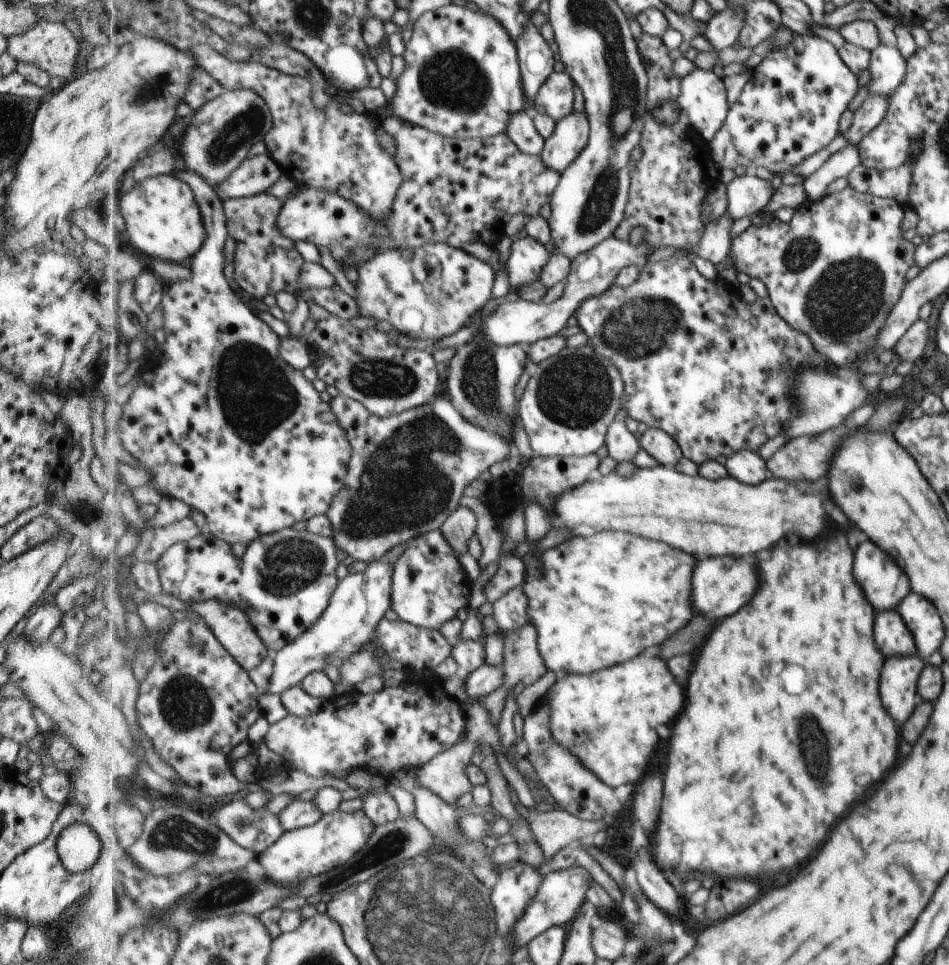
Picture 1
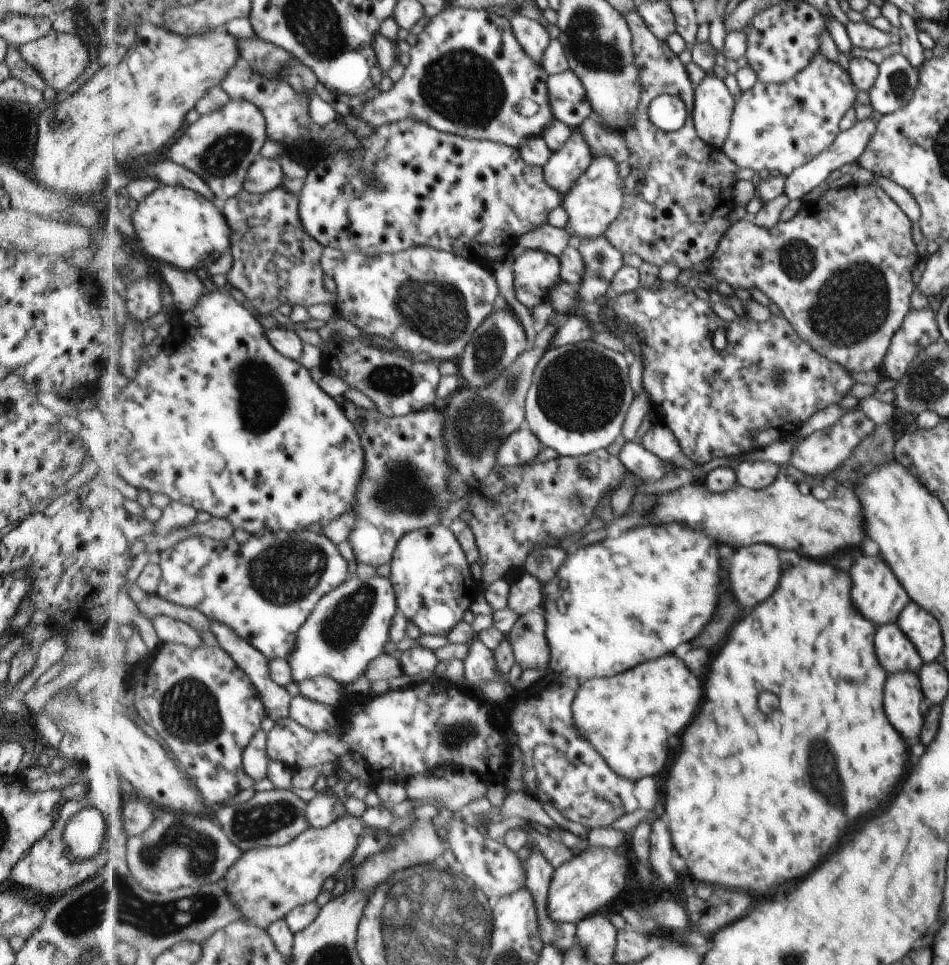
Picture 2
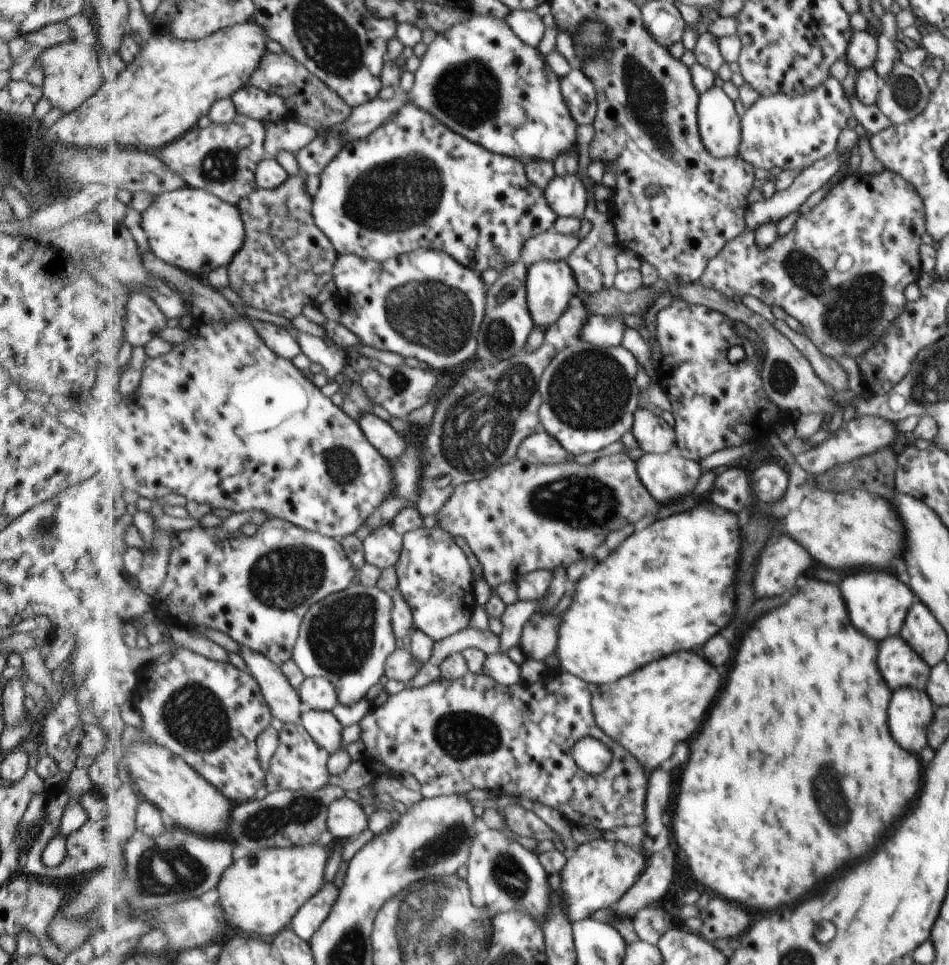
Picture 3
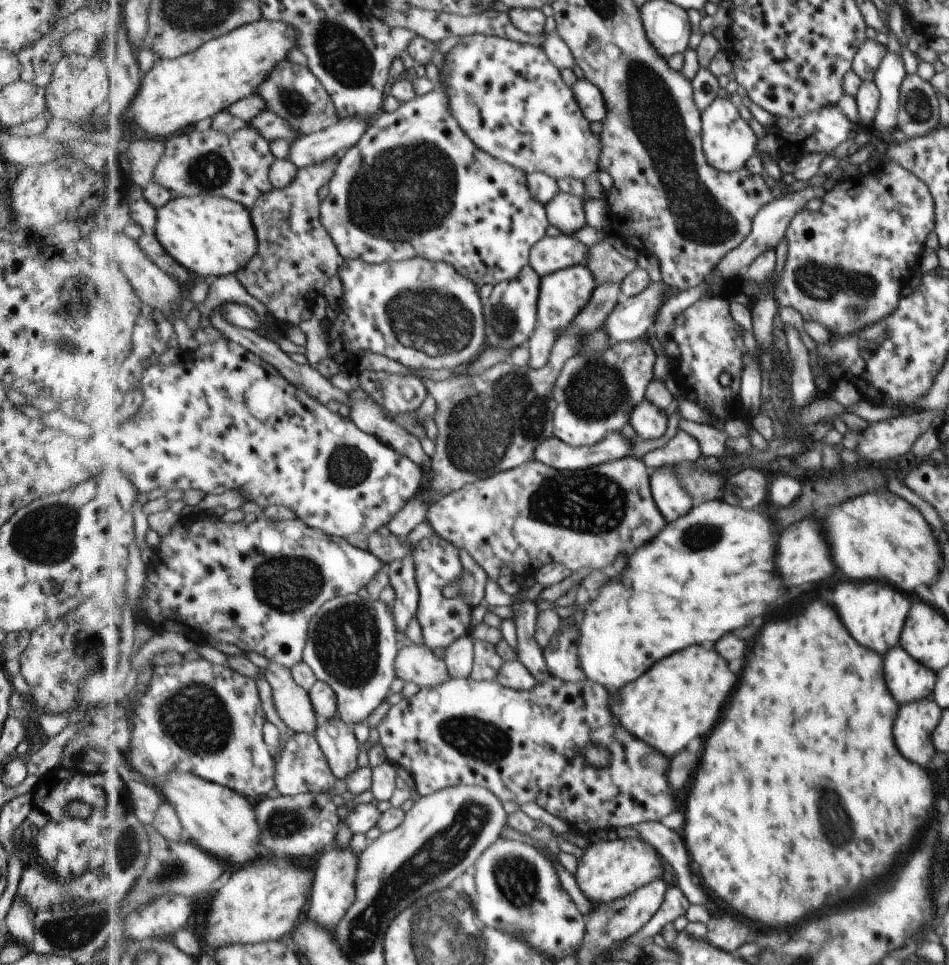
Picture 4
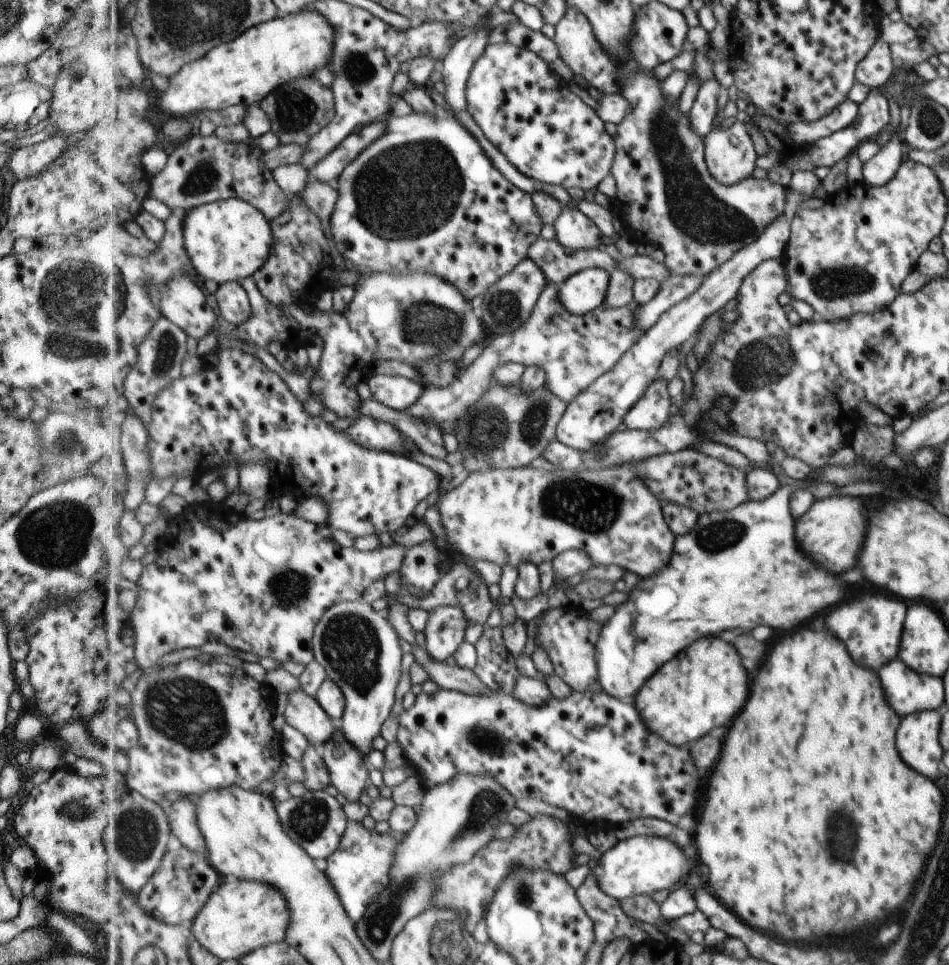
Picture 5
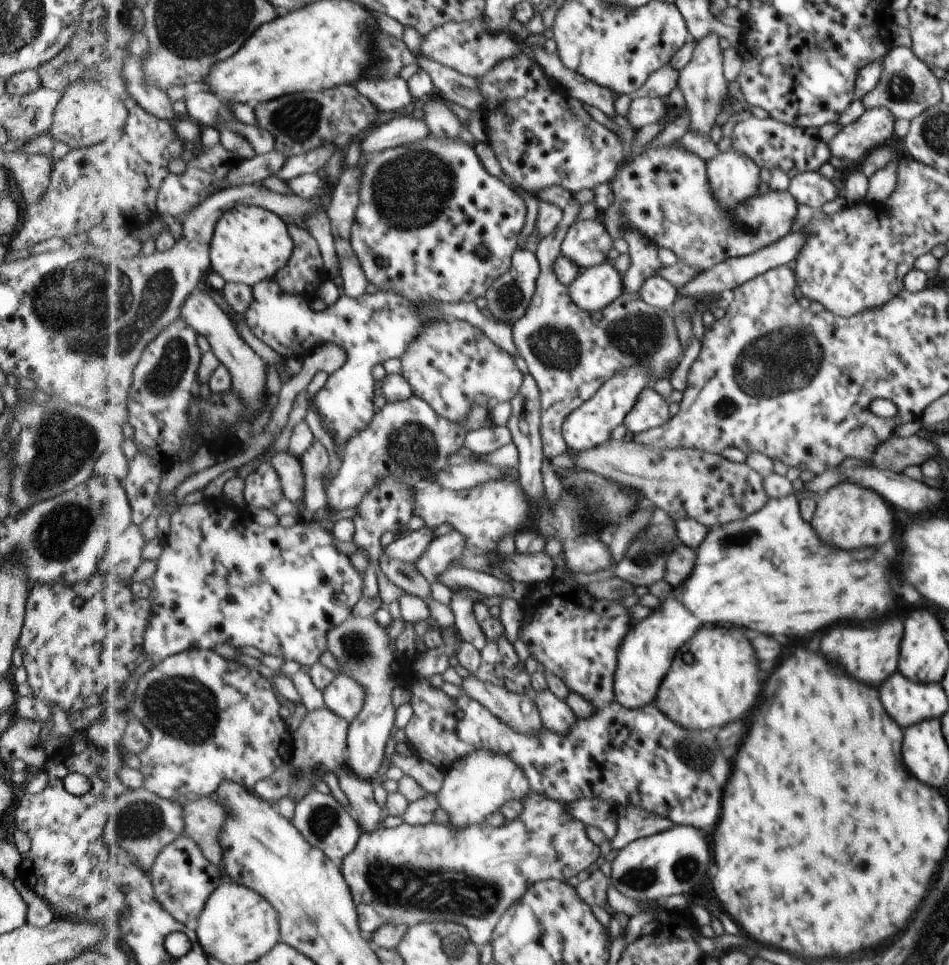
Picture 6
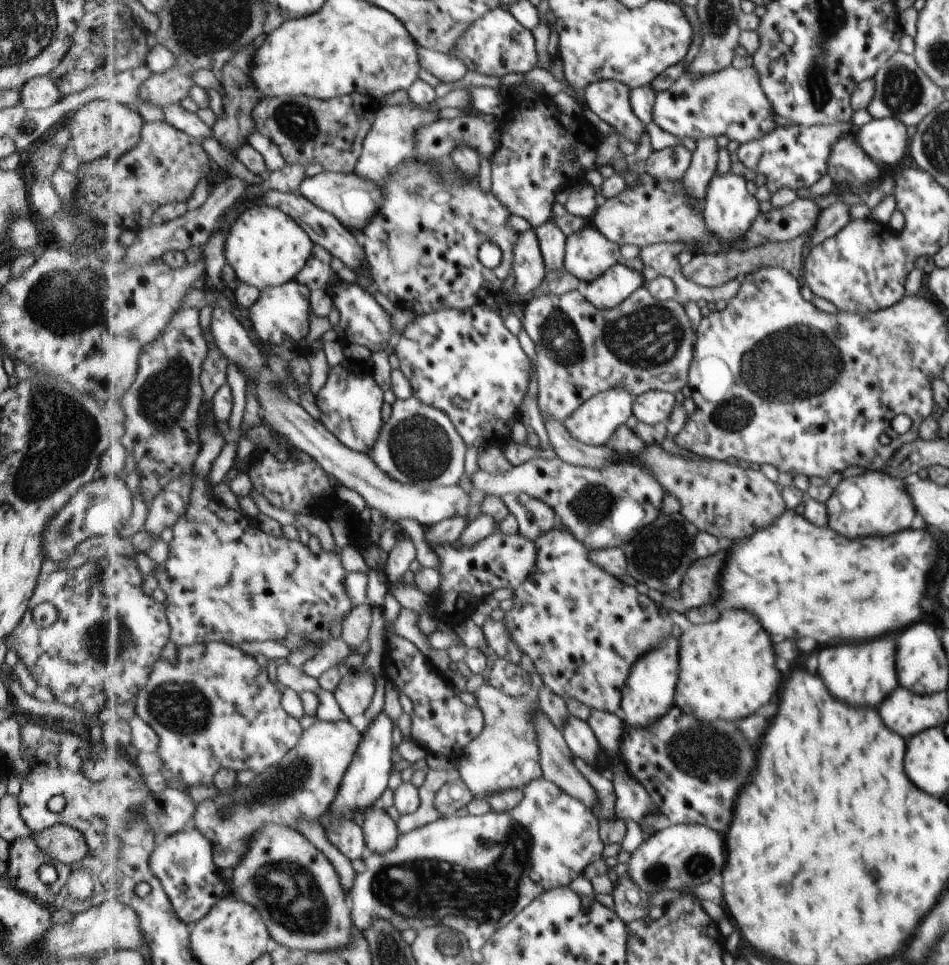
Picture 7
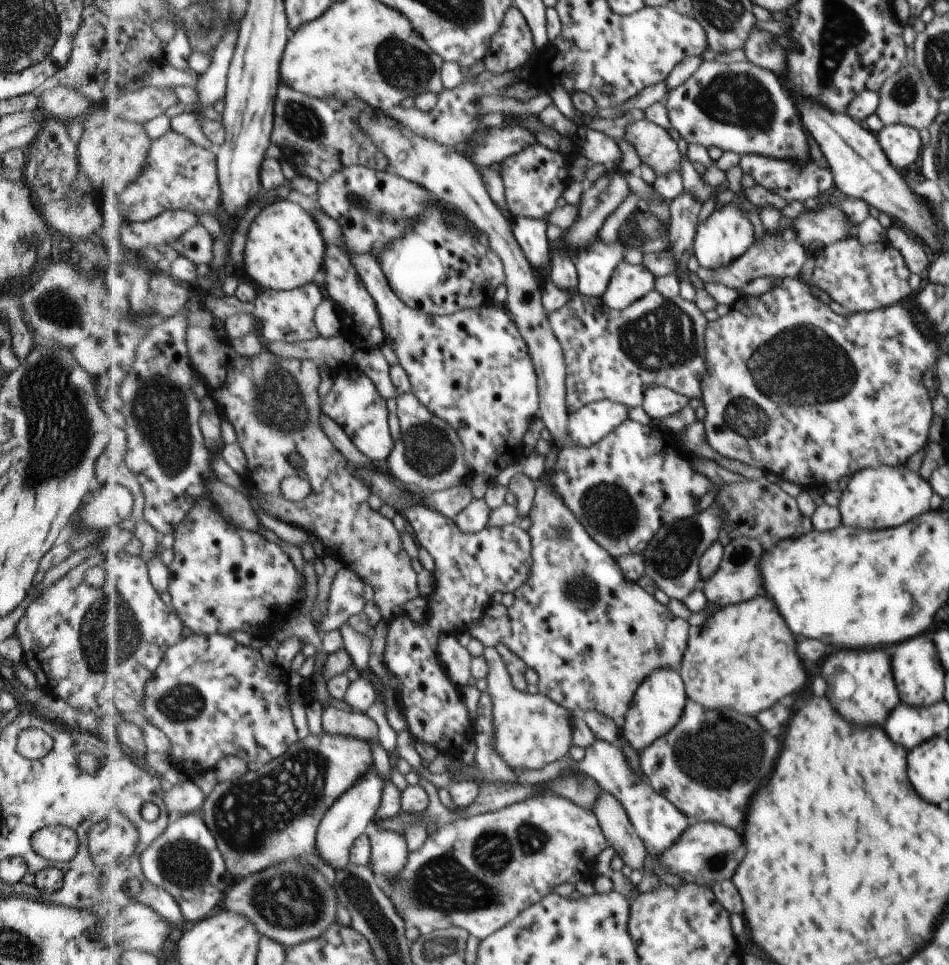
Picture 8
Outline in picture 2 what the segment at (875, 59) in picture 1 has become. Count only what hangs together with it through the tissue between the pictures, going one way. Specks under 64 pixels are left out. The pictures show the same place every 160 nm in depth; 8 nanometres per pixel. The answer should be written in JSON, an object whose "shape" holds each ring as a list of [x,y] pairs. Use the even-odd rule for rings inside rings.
{"shape":[[[893,54],[878,65],[878,73],[868,90],[869,102],[880,115],[898,111],[909,103],[918,86],[918,70],[903,55]]]}

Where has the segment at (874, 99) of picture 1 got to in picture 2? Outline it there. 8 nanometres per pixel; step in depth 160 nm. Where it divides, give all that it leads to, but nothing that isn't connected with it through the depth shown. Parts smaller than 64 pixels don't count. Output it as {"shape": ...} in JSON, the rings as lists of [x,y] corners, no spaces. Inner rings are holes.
{"shape":[[[870,116],[869,119],[855,121],[853,126],[846,131],[838,131],[838,136],[834,142],[830,144],[827,150],[821,154],[814,156],[813,159],[803,164],[802,167],[797,167],[793,172],[784,177],[783,193],[789,200],[801,200],[805,194],[813,190],[815,186],[819,186],[831,172],[835,169],[840,169],[843,165],[848,165],[857,162],[859,155],[863,152],[864,146],[871,138],[877,124],[875,118]]]}

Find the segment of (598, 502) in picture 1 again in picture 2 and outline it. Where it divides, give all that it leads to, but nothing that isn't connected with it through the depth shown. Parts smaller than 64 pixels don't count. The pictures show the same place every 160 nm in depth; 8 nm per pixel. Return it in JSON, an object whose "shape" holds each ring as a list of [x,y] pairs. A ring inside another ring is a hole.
{"shape":[[[791,463],[778,465],[773,484],[765,490],[749,490],[737,484],[726,493],[712,493],[700,480],[690,485],[679,487],[670,493],[662,493],[659,503],[652,513],[638,525],[679,523],[691,528],[703,528],[715,540],[733,544],[737,548],[751,546],[757,542],[775,544],[775,548],[795,550],[801,556],[825,558],[841,548],[859,546],[865,540],[863,532],[863,516],[857,496],[851,488],[837,484],[829,476],[817,478],[817,482],[831,482],[835,486],[835,494],[825,500],[813,498],[809,490],[799,488],[803,473]]]}

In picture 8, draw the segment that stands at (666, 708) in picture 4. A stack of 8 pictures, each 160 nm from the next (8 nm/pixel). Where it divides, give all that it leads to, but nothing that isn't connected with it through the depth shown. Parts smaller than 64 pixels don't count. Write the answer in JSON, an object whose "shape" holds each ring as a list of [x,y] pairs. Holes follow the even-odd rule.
{"shape":[[[760,594],[753,600],[720,607],[707,617],[702,626],[690,626],[690,642],[684,655],[680,673],[686,682],[689,699],[701,702],[707,708],[729,706],[743,714],[757,716],[771,708],[779,698],[785,698],[803,688],[807,676],[795,654],[795,640],[783,618],[777,614],[772,596]]]}

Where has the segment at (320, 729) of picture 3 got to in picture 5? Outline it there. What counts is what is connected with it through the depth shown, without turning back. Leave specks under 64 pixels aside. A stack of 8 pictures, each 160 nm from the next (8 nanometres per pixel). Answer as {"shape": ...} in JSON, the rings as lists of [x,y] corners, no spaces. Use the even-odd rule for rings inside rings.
{"shape":[[[341,729],[323,746],[322,754],[330,772],[330,784],[348,802],[359,802],[368,785],[371,769],[365,755],[349,742]]]}

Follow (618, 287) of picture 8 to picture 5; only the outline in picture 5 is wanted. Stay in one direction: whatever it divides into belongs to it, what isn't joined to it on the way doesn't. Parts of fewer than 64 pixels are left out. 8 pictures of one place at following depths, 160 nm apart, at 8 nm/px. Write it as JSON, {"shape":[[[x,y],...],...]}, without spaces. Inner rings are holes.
{"shape":[[[586,268],[568,278],[560,286],[560,299],[569,312],[581,316],[606,304],[611,272],[602,268]]]}

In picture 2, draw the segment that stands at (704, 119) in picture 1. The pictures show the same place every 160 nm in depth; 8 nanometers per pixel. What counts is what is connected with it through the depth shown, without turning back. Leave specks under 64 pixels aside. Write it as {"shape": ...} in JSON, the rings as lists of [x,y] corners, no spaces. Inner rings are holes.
{"shape":[[[709,76],[696,85],[695,126],[699,136],[716,150],[721,150],[730,138],[735,107],[733,94],[723,80]]]}

